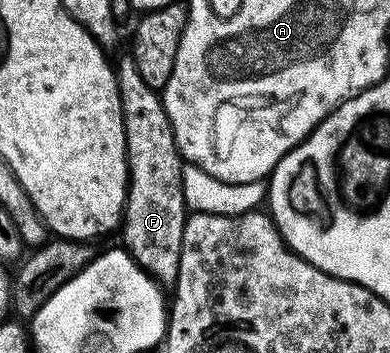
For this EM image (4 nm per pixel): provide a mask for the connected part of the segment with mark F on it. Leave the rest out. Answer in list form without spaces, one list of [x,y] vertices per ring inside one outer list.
[[[125,53],[121,60],[116,60],[117,88],[121,98],[121,112],[125,126],[125,160],[129,166],[129,188],[125,190],[125,213],[121,220],[119,236],[124,250],[141,266],[152,279],[156,279],[162,288],[169,289],[177,282],[179,257],[183,249],[183,229],[187,218],[187,208],[183,197],[183,173],[185,167],[181,151],[177,148],[171,117],[167,117],[165,102],[159,92],[151,89],[147,81],[135,69],[132,54]]]

